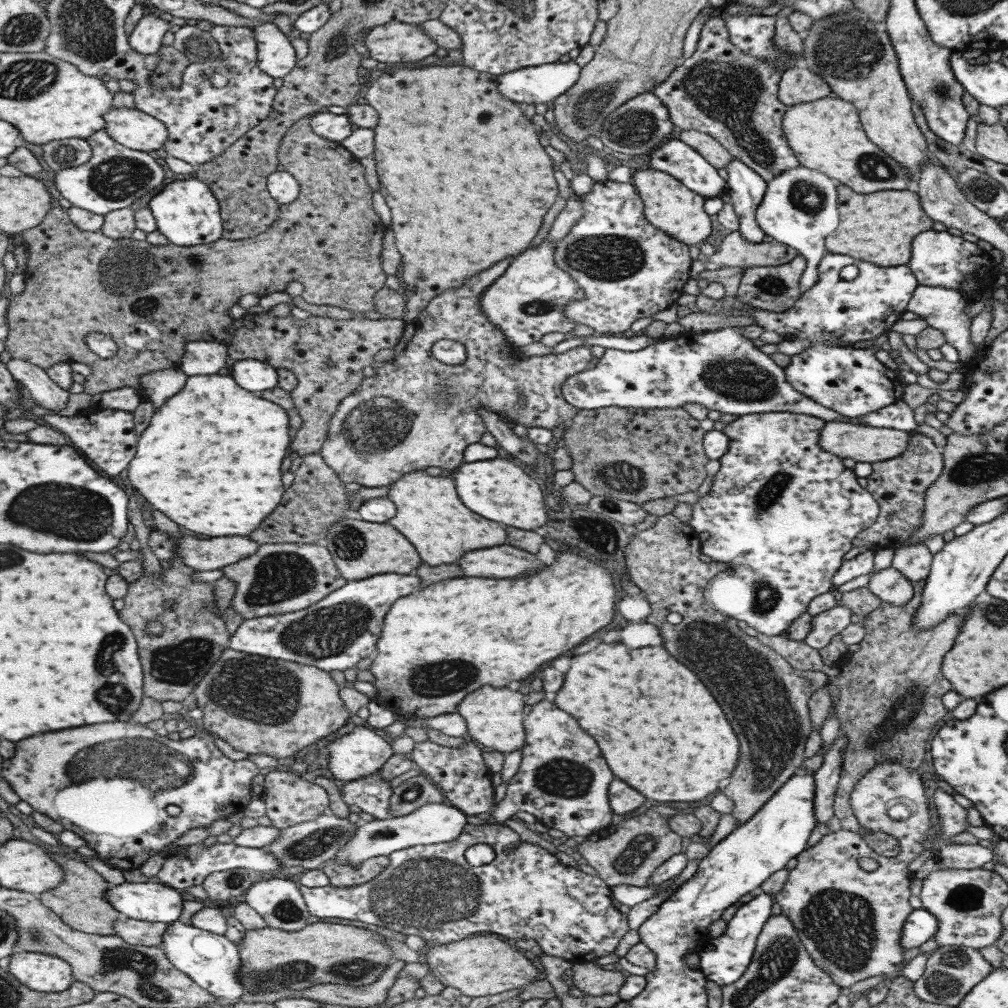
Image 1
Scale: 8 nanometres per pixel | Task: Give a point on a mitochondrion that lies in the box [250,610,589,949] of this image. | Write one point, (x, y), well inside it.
(427, 895)

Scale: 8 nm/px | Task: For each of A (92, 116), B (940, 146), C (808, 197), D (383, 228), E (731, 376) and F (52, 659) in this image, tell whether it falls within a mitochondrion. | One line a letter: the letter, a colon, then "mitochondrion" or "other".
A: other
B: other
C: mitochondrion
D: other
E: mitochondrion
F: other

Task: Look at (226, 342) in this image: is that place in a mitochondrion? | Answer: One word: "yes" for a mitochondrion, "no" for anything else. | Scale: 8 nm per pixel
no

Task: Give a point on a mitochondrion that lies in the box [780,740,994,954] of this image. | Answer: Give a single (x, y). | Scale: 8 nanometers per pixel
(966, 897)

